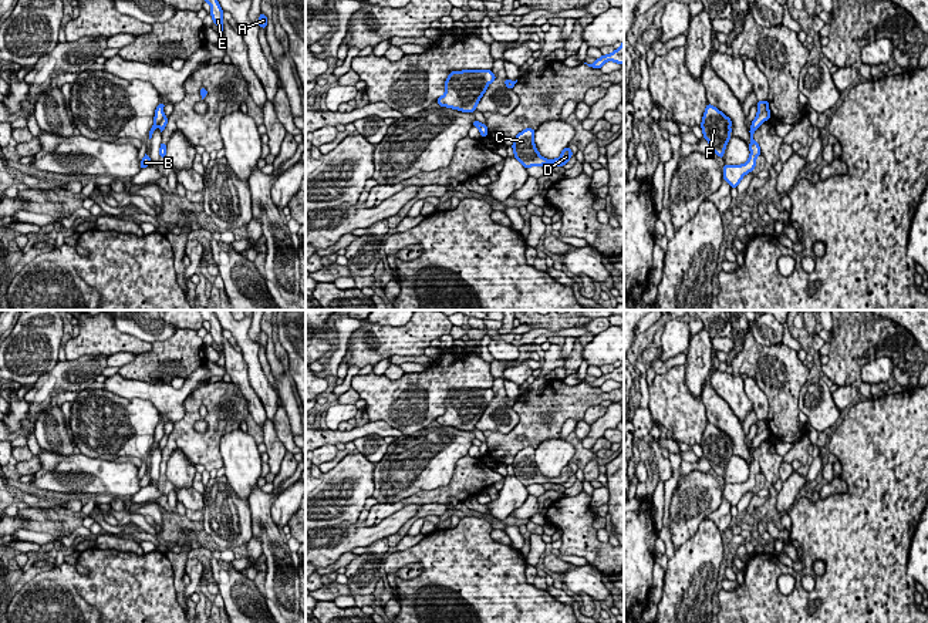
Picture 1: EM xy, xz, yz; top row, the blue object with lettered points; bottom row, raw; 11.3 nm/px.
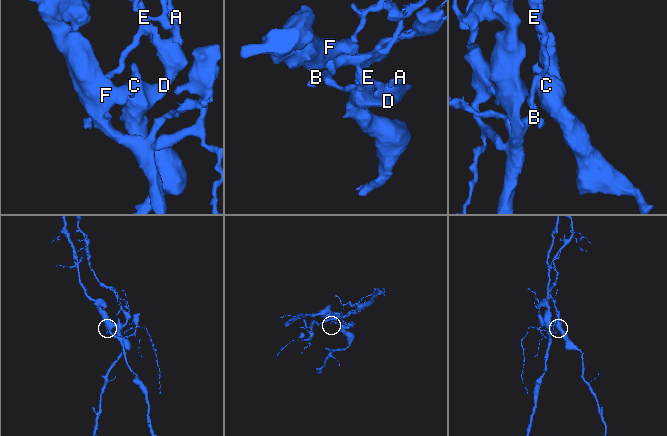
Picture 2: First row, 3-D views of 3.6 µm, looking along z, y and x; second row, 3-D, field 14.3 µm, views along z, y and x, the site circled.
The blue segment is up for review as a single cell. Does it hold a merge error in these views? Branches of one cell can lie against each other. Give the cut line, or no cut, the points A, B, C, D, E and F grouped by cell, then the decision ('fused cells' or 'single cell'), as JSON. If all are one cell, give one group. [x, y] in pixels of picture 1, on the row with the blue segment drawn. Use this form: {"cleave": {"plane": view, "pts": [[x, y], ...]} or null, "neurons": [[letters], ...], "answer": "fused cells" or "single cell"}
{"cleave": {"plane": "yz", "pts": [[768, 108], [756, 117]]}, "neurons": [["A", "B", "C", "D", "E"], ["F"]], "answer": "fused cells"}

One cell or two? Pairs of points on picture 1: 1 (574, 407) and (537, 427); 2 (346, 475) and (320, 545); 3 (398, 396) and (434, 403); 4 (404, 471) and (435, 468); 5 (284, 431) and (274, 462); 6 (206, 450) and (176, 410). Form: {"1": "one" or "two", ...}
{"1": "one", "2": "two", "3": "one", "4": "one", "5": "two", "6": "two"}

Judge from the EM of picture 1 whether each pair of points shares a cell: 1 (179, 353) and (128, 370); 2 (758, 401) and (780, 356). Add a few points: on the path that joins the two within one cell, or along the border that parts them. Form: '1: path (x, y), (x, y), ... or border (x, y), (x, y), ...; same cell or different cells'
1: path (166, 357), (158, 357), (148, 367), (141, 369); same cell
2: border (755, 380), (766, 397), (768, 417); different cells

